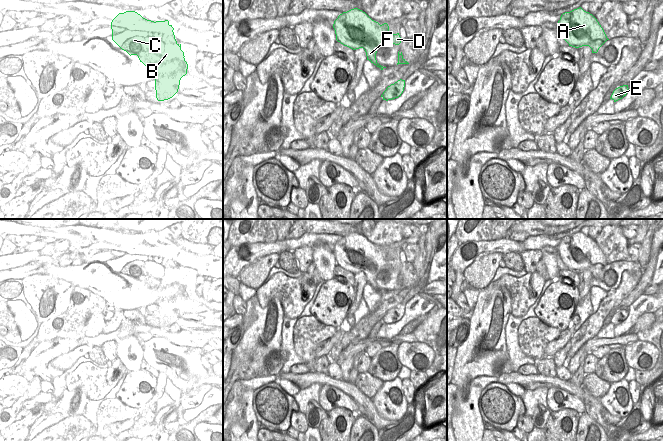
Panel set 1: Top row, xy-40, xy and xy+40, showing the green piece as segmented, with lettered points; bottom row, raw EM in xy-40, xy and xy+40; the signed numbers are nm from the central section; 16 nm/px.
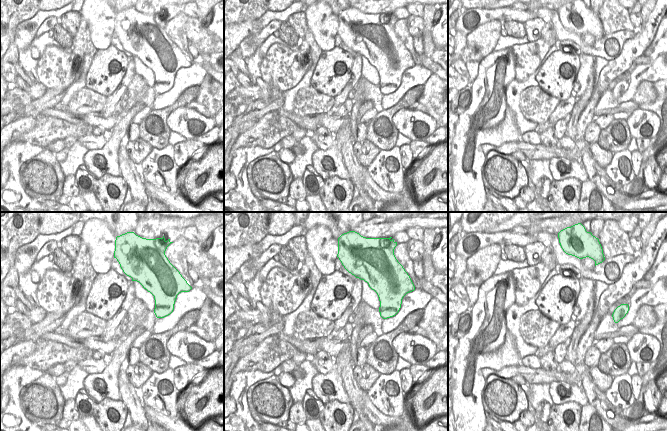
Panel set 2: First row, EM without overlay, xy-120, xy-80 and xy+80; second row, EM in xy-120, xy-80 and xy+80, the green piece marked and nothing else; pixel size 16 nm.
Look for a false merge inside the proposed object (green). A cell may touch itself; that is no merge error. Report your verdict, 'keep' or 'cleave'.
keep

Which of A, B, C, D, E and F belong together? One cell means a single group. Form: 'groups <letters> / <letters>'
groups A B C D E F

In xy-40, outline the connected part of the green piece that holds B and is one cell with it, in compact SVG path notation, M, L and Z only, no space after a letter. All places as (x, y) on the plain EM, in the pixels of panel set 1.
M135 235L119 237L111 246L112 264L130 280L137 279L148 294L155 299L155 314L158 325L172 322L179 313L180 304L187 298L188 288L184 276L175 263L174 252L165 245L151 245Z

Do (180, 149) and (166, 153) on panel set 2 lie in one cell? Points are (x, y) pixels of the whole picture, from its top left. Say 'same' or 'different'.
different

